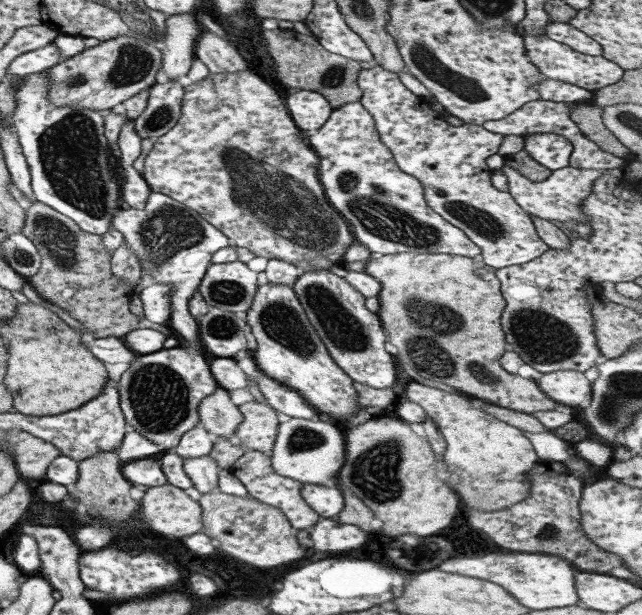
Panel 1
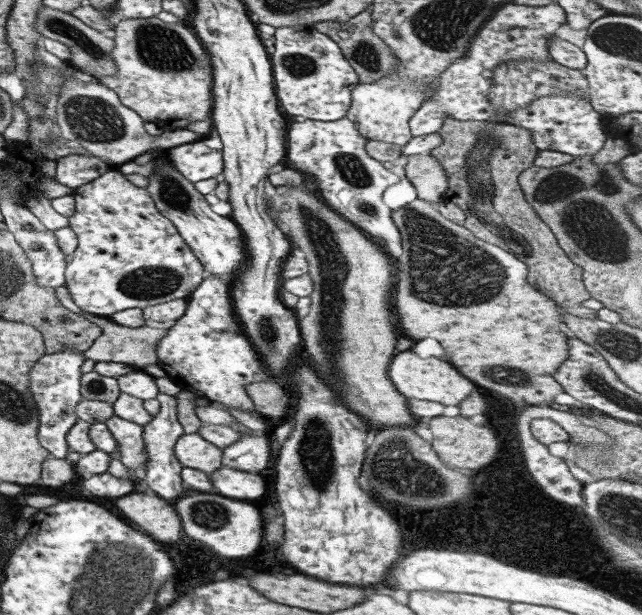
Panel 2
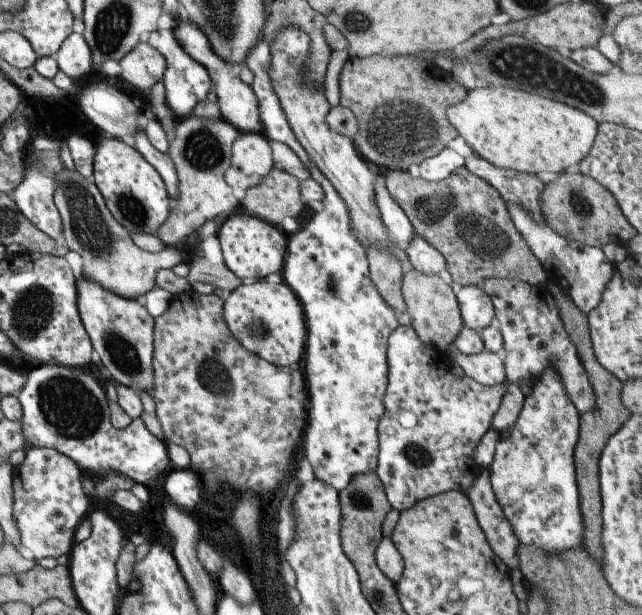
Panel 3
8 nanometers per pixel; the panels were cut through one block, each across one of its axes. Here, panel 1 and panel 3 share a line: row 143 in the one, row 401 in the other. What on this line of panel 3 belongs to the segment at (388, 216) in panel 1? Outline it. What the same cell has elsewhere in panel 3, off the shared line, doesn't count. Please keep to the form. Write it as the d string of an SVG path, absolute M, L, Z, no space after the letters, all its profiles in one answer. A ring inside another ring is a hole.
M261 34L259 42L249 50L244 64L251 70L253 80L251 90L257 98L257 116L261 122L261 134L267 141L279 141L297 154L301 164L307 168L313 180L323 190L323 208L315 211L311 220L301 229L287 236L286 252L281 269L282 280L294 292L303 310L305 320L305 362L303 362L304 379L308 391L309 409L307 424L303 436L303 456L309 462L312 474L323 484L331 486L335 492L341 492L349 480L357 474L375 472L378 455L377 422L383 414L383 395L388 381L386 358L387 337L399 326L395 310L385 304L373 286L368 269L367 257L363 246L355 240L349 224L349 212L343 200L337 196L327 179L307 160L308 154L297 142L285 114L279 106L279 100L269 82L269 49L267 37Z

